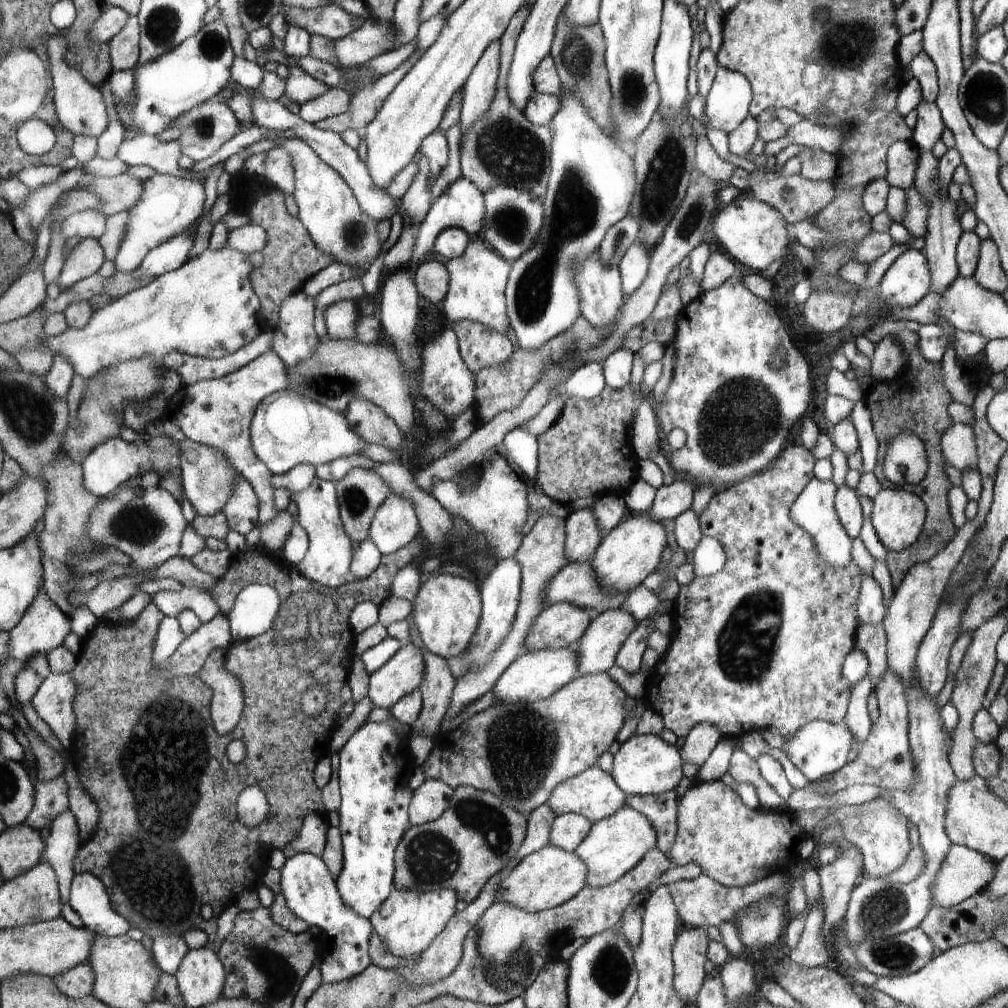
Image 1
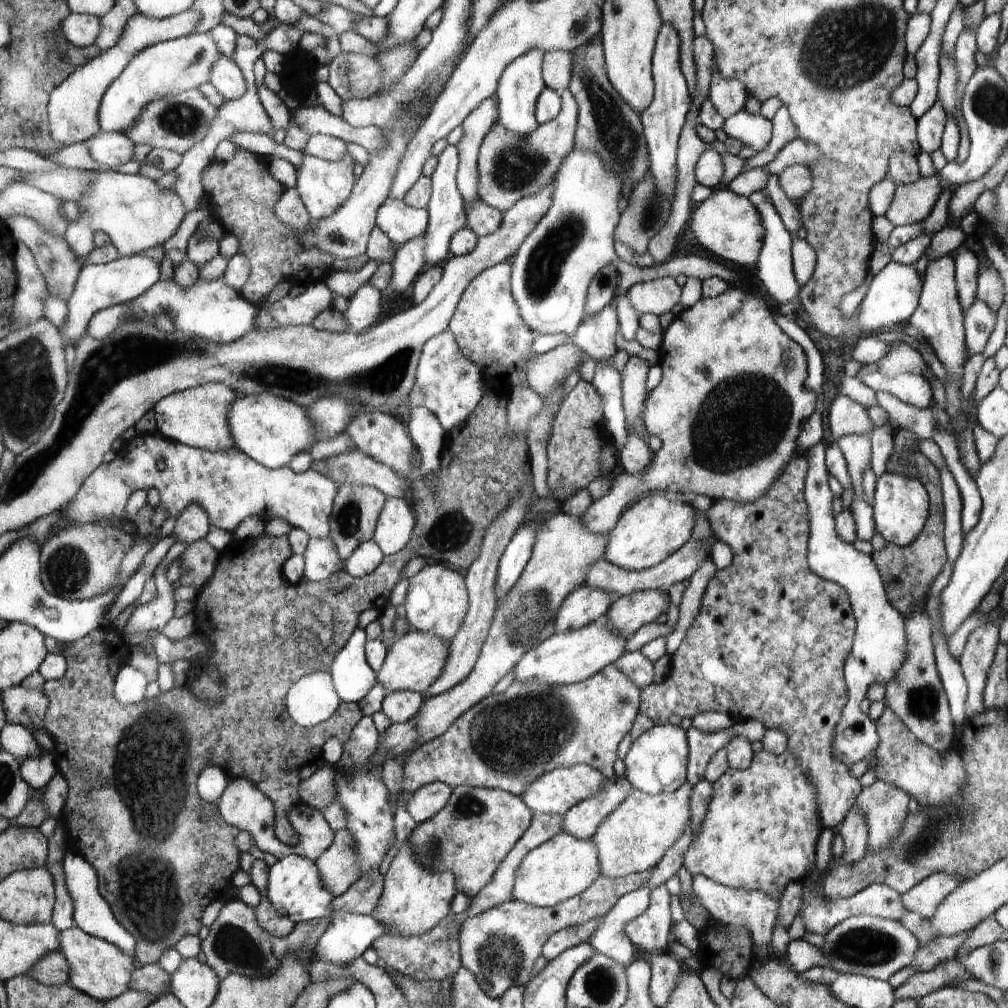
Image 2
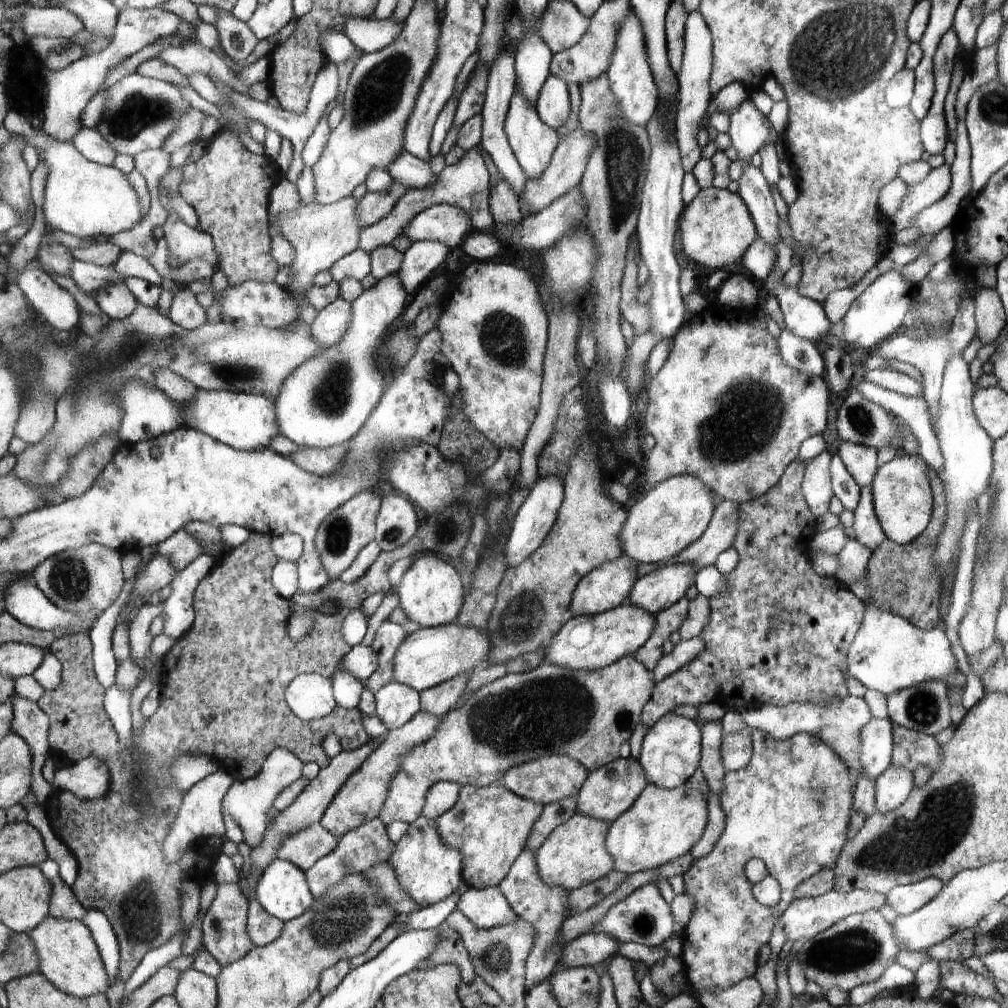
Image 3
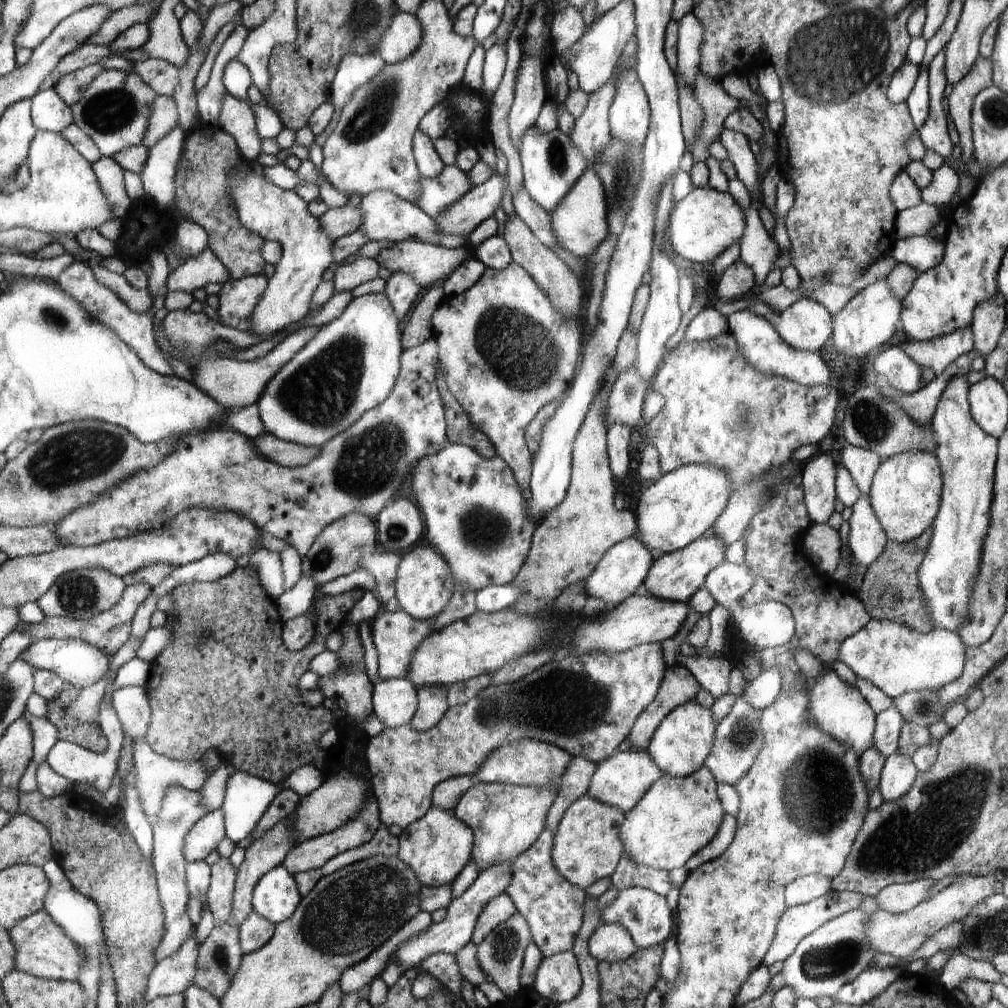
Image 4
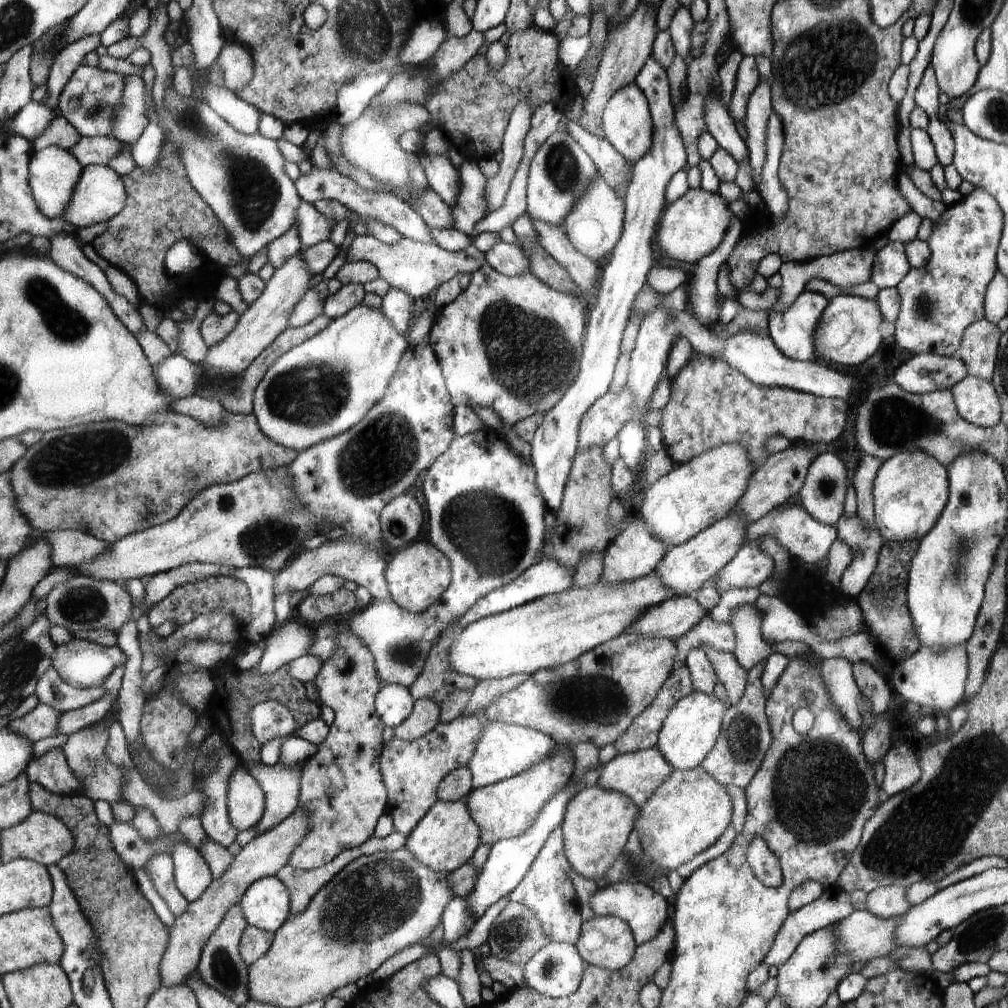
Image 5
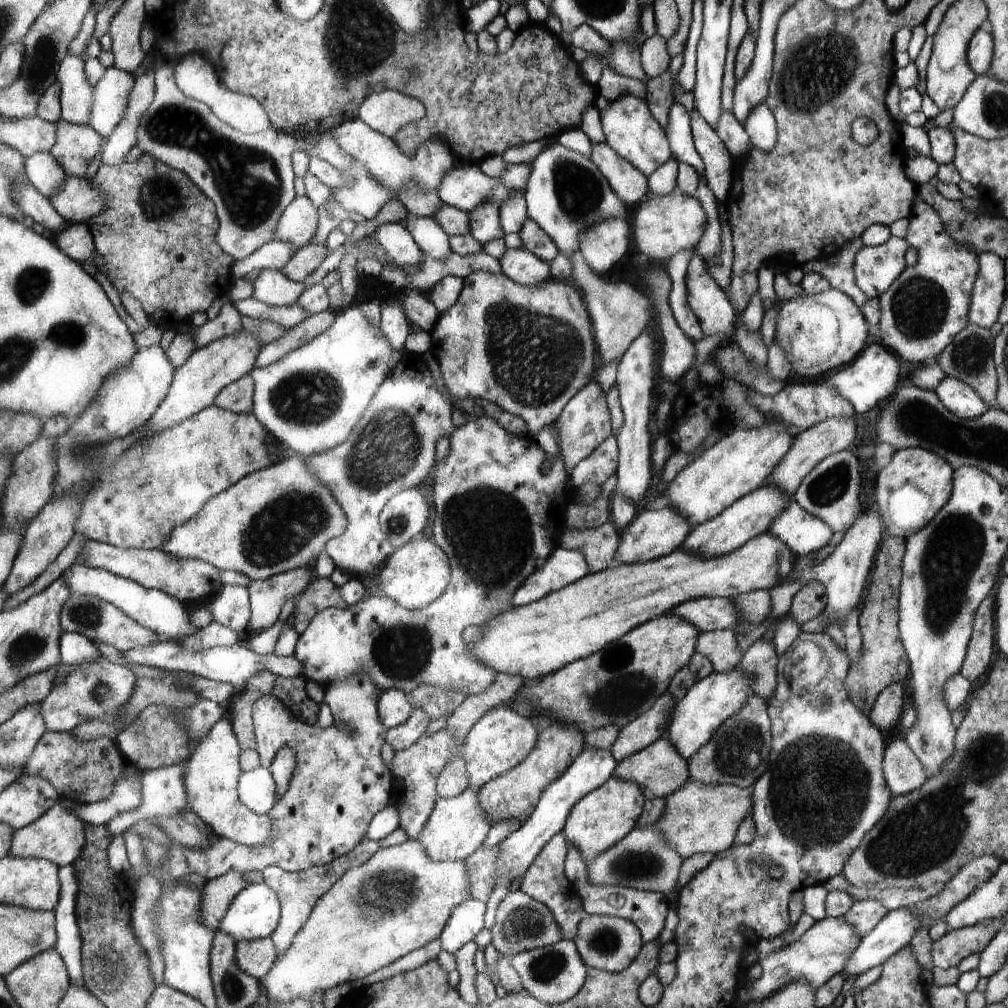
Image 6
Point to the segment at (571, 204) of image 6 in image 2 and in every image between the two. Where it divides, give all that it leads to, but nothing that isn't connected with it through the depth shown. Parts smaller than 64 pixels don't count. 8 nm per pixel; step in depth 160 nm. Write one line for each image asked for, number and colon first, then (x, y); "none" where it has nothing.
2: (521, 83)
3: (533, 141)
4: (551, 164)
5: (560, 173)

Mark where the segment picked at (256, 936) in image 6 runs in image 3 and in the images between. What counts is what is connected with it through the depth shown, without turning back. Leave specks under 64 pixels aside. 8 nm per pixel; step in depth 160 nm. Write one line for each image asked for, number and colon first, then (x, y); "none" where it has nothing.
3: (282, 888)
4: (276, 896)
5: (266, 904)

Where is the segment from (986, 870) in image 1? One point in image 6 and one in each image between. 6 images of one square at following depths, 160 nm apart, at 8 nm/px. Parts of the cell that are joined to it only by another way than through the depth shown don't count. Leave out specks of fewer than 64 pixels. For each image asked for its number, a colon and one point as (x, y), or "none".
2: (924, 898)
3: (905, 899)
4: (897, 898)
5: (885, 902)
6: (862, 916)

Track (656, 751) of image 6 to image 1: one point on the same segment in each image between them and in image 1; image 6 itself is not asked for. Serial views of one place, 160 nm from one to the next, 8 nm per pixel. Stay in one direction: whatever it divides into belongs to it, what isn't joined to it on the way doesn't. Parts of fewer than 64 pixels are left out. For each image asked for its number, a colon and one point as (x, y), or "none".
1: (568, 830)
2: (581, 822)
3: (609, 791)
4: (622, 779)
5: (638, 775)

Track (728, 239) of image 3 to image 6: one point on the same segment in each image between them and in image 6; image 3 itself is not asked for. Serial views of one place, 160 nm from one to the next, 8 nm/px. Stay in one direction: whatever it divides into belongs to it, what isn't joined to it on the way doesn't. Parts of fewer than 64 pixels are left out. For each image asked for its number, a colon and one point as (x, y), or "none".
4: (705, 224)
5: (694, 226)
6: (664, 225)

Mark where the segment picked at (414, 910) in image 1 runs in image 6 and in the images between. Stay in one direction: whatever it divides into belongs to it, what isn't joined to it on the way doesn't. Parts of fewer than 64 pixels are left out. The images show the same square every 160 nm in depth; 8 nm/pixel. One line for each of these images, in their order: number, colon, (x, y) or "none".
2: (414, 901)
3: (428, 871)
4: (438, 847)
5: (447, 837)
6: (457, 829)

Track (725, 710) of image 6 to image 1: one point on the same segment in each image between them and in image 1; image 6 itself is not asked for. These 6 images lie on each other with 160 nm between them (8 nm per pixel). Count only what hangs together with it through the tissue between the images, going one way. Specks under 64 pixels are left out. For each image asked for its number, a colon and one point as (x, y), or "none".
1: (645, 765)
2: (656, 761)
3: (670, 754)
4: (683, 741)
5: (689, 735)

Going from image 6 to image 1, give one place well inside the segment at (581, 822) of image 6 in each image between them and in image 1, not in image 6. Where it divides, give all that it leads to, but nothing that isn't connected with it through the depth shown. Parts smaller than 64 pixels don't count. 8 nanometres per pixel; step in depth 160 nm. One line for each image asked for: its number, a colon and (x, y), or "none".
1: (547, 878)
2: (563, 867)
3: (574, 854)
4: (588, 845)
5: (597, 823)

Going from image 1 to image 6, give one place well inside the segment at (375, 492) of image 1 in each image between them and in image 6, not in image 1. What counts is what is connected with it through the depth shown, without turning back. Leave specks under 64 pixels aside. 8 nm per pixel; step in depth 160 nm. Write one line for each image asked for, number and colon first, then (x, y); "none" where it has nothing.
2: (357, 508)
3: (342, 535)
4: (352, 543)
5: (354, 561)
6: (267, 597)

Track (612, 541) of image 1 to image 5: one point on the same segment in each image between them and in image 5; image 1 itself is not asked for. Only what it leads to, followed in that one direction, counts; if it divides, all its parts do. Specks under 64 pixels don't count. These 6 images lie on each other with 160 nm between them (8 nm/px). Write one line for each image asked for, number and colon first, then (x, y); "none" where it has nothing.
2: (651, 529)
3: (669, 518)
4: (680, 507)
5: (694, 495)

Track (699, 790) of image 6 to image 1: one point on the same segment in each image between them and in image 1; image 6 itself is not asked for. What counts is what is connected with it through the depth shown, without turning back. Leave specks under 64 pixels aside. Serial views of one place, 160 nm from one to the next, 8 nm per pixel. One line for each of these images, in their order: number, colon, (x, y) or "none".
1: (619, 842)
2: (634, 838)
3: (667, 823)
4: (680, 816)
5: (692, 812)

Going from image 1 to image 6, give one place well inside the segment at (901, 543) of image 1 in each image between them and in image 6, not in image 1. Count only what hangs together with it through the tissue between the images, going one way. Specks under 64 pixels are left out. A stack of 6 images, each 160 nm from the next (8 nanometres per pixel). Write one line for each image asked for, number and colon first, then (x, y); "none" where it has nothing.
2: (901, 505)
3: (902, 491)
4: (906, 491)
5: (910, 491)
6: (916, 483)

